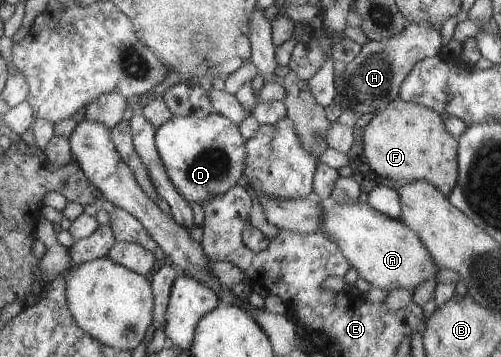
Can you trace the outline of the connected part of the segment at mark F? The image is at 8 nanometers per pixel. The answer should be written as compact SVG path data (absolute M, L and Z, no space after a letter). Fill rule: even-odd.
M399 97L390 102L386 108L376 112L372 120L364 130L364 157L368 165L384 178L390 178L400 186L408 182L425 181L432 184L442 195L448 197L454 189L457 182L457 139L449 134L444 126L442 116L430 108L413 104L412 102L403 102Z

